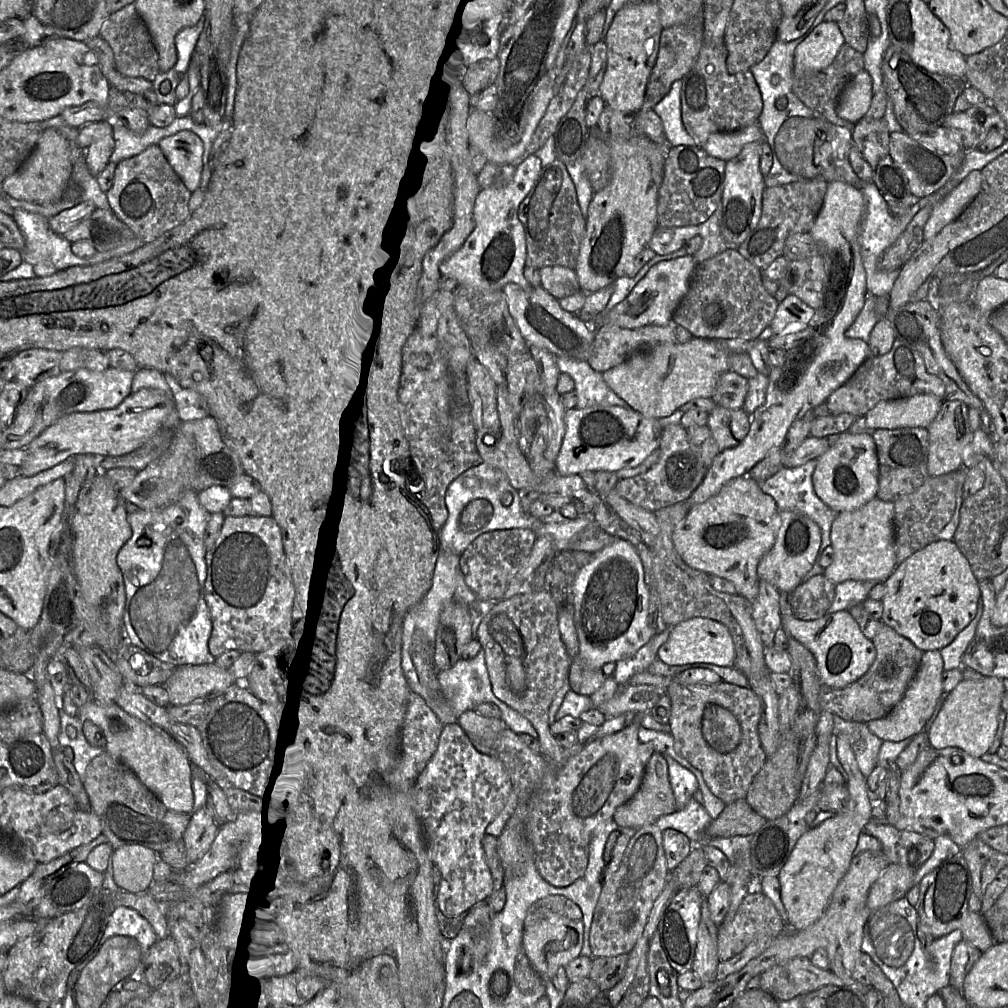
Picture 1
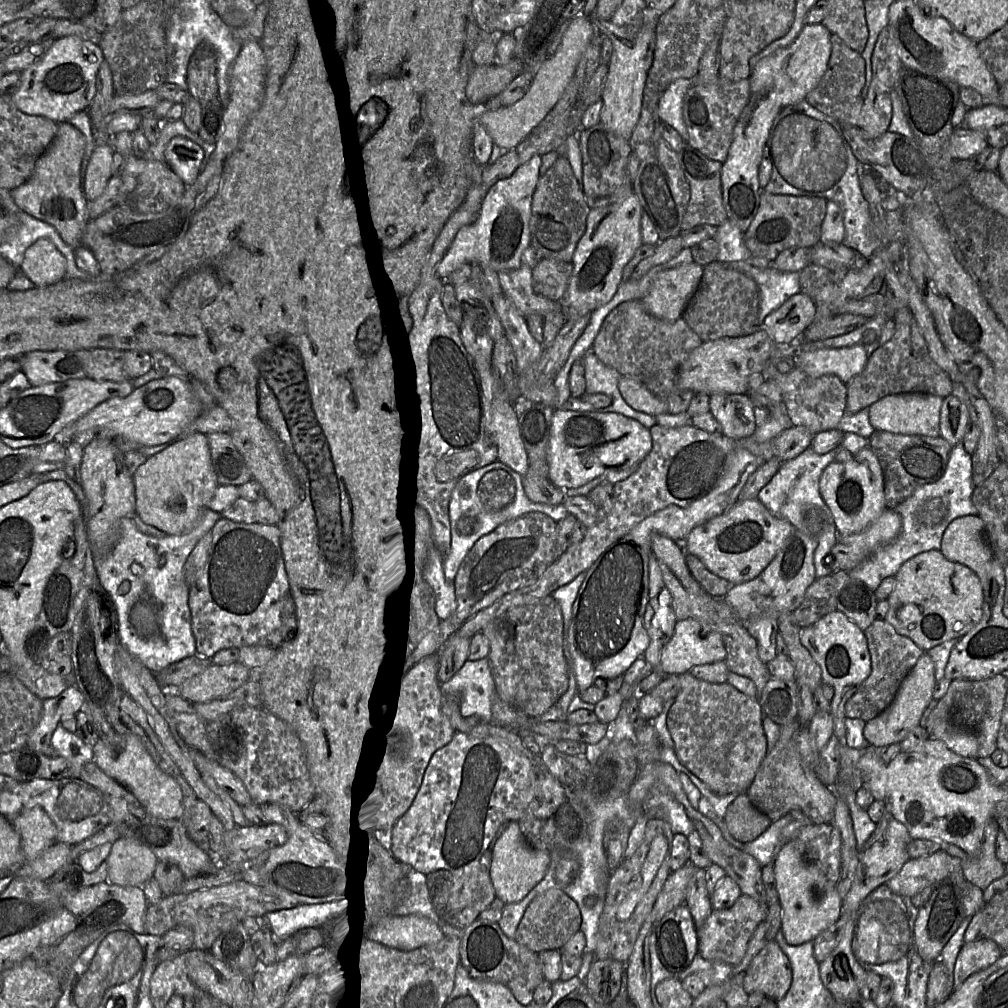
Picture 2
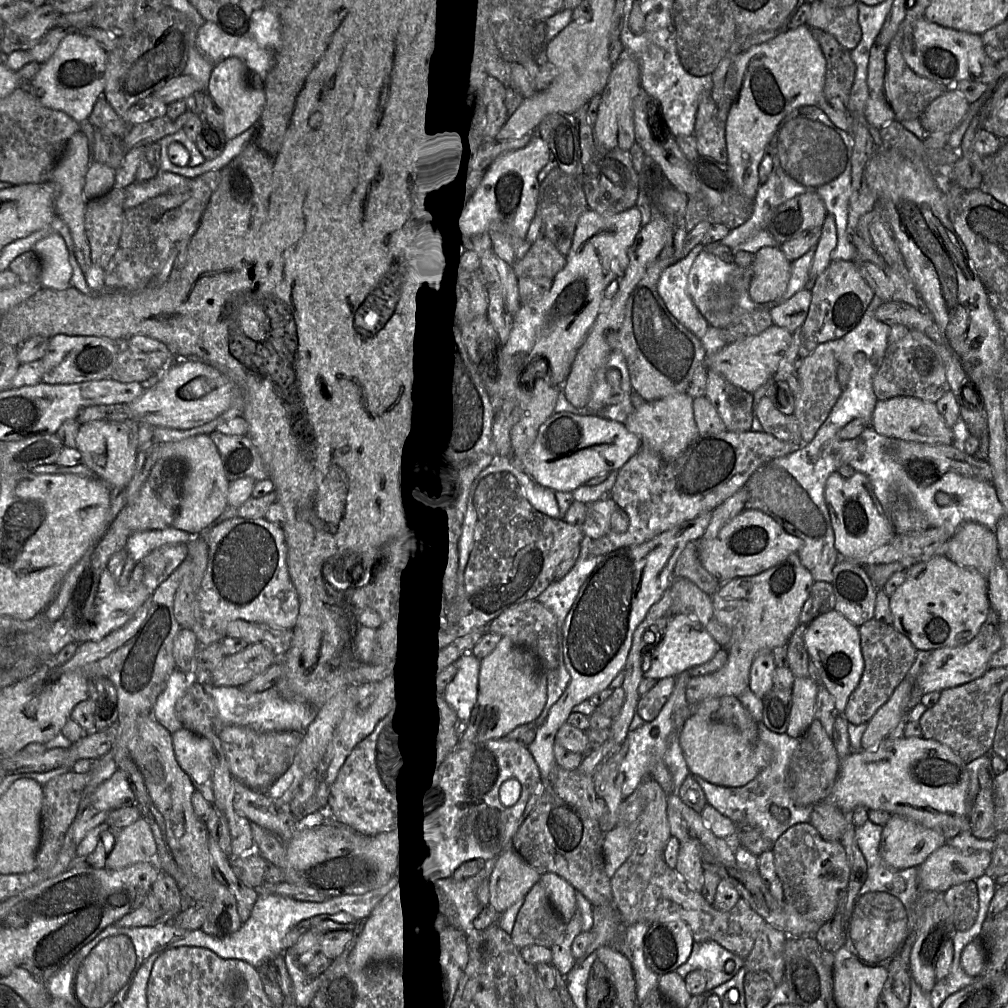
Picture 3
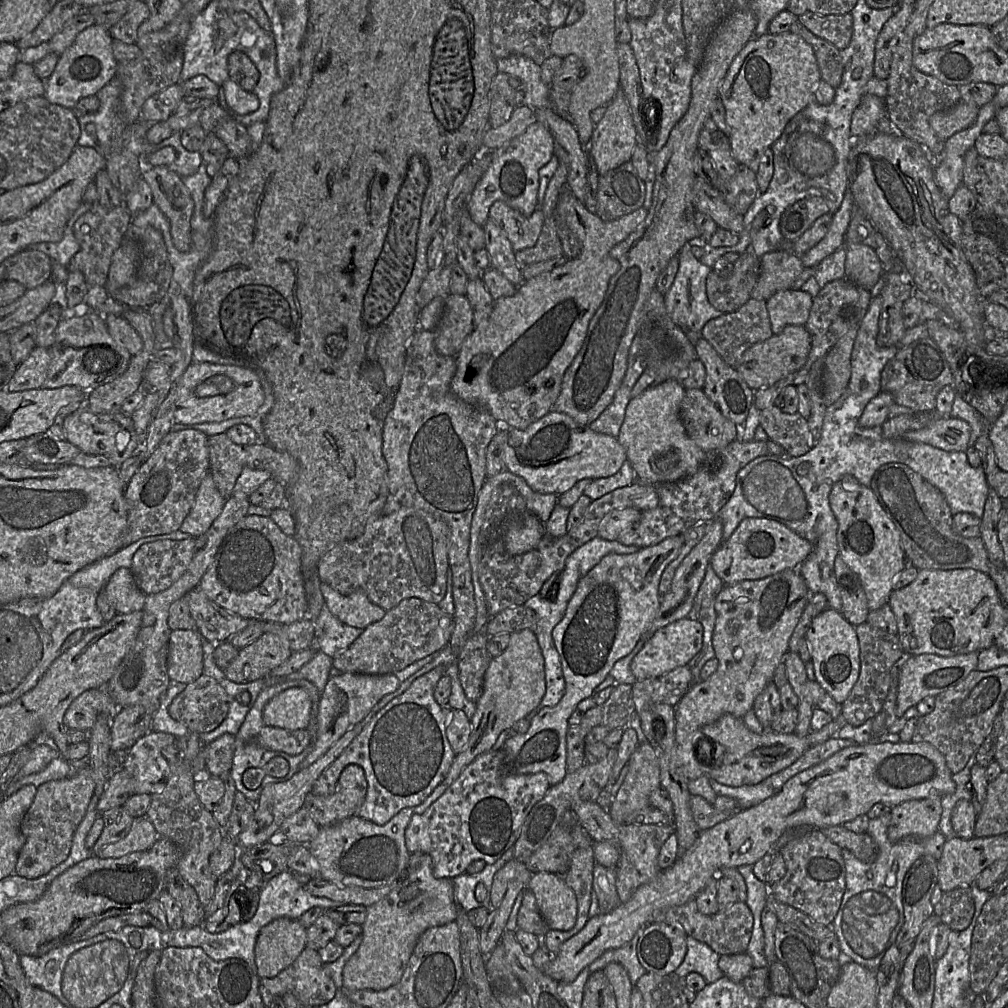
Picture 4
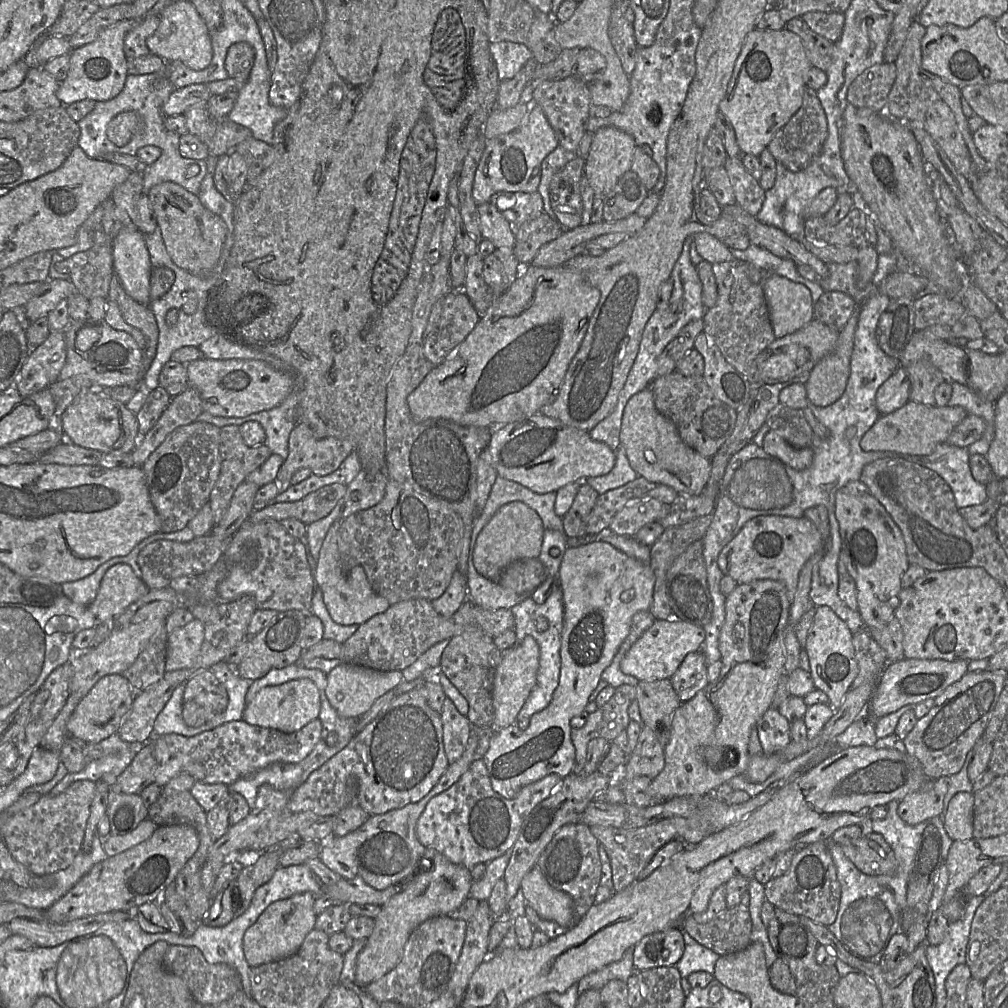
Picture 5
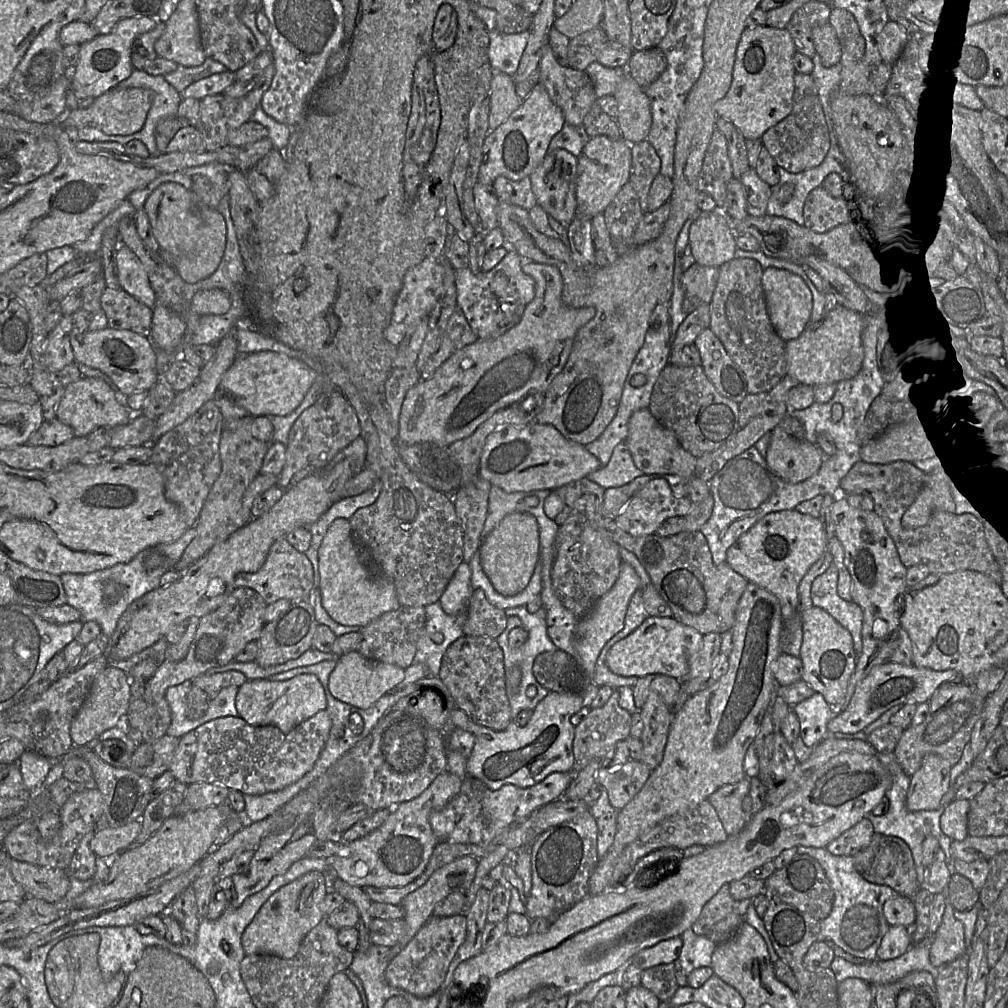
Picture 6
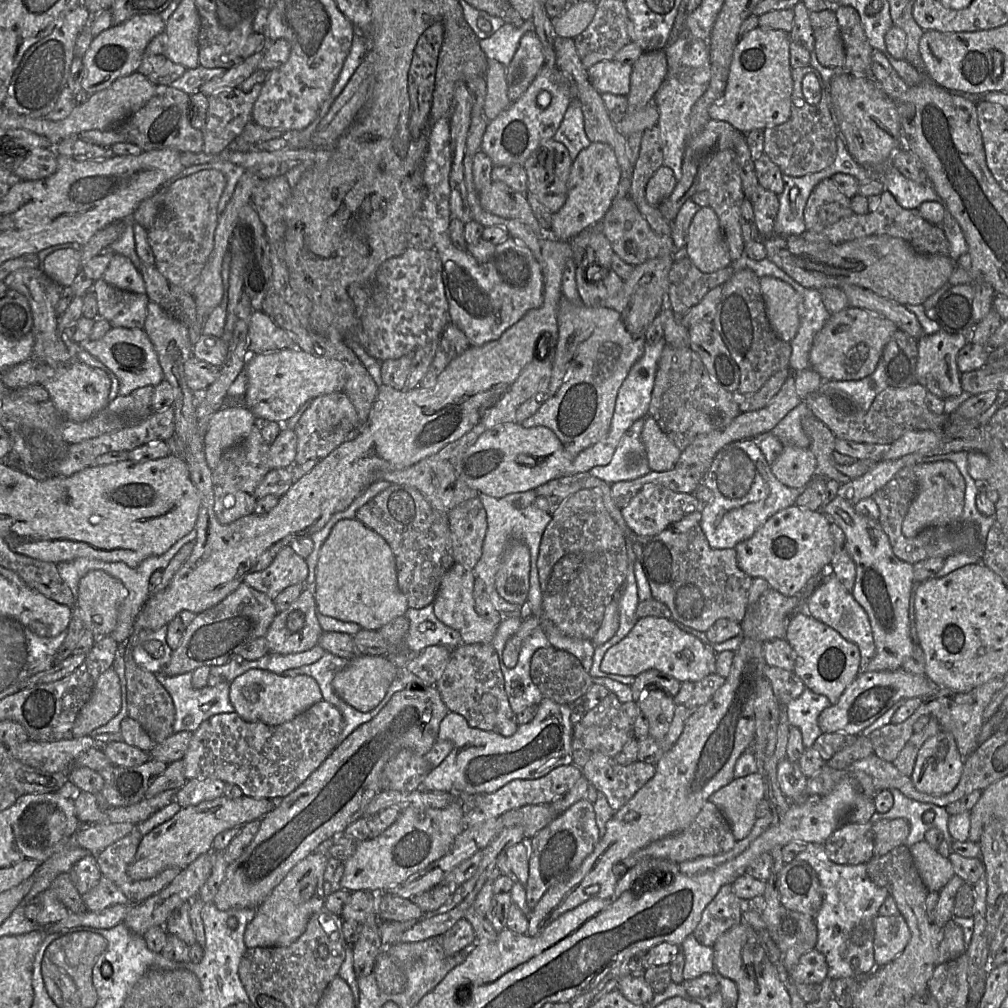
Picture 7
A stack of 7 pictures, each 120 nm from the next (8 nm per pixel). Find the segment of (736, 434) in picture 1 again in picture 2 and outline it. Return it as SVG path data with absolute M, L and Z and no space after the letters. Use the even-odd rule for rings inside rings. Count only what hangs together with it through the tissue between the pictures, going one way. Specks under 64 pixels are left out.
M714 393L709 405L725 436L740 439L755 432L754 404L747 394Z

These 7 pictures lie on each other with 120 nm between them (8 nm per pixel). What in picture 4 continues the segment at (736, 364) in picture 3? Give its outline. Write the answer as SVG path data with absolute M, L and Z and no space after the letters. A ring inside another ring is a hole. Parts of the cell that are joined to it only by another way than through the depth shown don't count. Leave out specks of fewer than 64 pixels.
M788 325L779 334L749 347L737 363L736 371L754 391L772 386L804 366L811 349L811 336L804 325Z

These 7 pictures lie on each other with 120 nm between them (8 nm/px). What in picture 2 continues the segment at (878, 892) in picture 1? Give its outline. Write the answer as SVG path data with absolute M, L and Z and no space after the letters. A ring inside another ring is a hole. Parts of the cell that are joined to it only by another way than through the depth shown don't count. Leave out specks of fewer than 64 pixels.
M940 849L926 857L909 859L886 884L893 893L912 897L960 869L961 859L952 857Z

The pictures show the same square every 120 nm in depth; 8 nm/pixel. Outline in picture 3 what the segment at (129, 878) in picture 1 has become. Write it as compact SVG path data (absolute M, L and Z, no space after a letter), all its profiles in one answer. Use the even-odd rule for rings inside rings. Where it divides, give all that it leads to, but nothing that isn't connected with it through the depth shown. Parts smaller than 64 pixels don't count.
M143 817L121 829L107 855L106 868L119 870L138 862L156 862L157 845L151 826Z

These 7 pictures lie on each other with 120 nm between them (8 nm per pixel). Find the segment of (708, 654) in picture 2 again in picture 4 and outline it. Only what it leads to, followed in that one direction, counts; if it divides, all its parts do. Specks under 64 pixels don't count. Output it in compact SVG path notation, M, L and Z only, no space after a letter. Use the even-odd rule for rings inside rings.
M693 616L681 618L658 629L644 643L641 650L631 661L631 672L637 680L643 680L646 678L659 678L678 666L687 665L701 650L703 632L702 624Z

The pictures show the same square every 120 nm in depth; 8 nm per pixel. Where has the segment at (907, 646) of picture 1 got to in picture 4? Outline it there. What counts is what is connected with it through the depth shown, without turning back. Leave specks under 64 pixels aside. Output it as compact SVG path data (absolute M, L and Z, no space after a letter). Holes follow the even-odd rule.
M866 621L855 626L859 641L860 674L848 697L841 704L841 715L852 726L860 726L883 708L891 684L891 668L904 653L898 634L888 633Z

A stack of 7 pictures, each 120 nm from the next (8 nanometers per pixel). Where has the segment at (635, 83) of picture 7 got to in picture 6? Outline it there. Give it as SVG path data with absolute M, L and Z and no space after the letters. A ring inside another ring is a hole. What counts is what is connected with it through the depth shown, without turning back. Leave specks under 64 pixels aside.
M656 47L634 51L626 66L626 71L644 89L656 81L666 67L666 56Z

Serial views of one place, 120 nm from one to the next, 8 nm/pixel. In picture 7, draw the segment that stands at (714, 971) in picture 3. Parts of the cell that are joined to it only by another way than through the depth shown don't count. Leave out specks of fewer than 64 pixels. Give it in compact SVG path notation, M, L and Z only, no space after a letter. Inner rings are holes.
M694 934L686 937L680 947L685 955L684 980L691 980L705 973L714 972L713 947L701 944Z

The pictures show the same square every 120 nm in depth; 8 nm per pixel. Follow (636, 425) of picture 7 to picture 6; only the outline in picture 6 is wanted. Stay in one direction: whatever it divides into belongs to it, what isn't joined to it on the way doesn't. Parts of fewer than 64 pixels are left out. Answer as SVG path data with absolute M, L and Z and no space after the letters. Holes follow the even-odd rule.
M623 441L616 445L608 464L587 477L606 490L623 486L643 474L635 466L628 445Z

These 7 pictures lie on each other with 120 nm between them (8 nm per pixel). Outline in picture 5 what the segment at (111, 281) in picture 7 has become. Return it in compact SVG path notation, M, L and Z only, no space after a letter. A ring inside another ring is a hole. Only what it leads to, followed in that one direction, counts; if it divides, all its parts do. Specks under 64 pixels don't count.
M122 226L112 243L113 272L125 292L149 306L151 262L145 235L136 226Z

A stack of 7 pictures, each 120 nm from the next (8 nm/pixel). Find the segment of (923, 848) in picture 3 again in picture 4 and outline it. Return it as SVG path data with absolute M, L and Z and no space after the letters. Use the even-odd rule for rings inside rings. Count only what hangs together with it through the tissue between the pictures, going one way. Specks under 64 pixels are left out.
M940 796L903 802L891 809L888 839L898 842L905 837L926 839L939 831L942 813Z

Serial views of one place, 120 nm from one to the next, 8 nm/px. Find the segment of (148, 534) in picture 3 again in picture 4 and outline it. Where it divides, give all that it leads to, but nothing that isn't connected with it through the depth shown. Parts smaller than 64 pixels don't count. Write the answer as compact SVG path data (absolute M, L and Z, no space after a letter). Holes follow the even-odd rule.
M180 530L169 534L141 538L114 554L103 557L94 564L76 572L69 578L68 582L75 587L88 588L99 593L116 570L131 568L133 555L143 544L159 540L184 540L188 538L190 538L190 535Z

